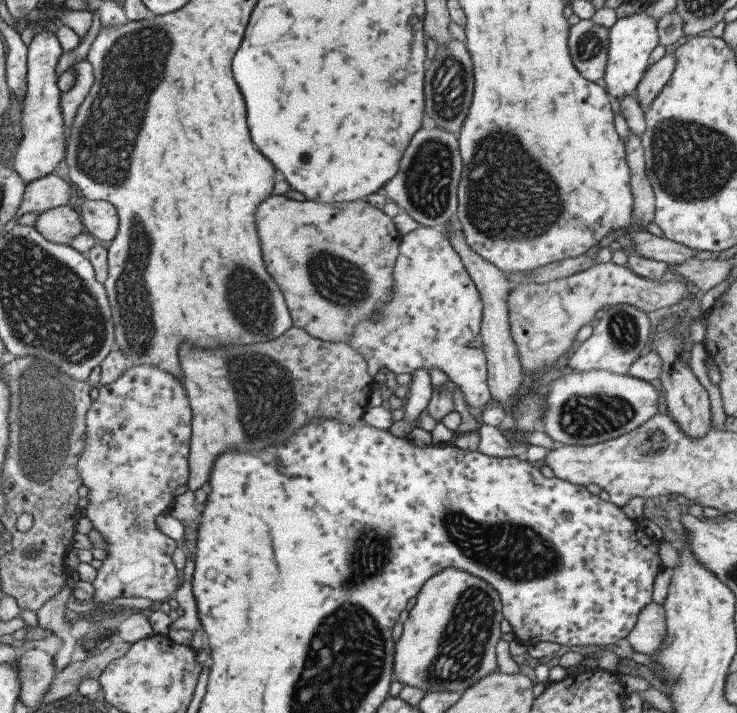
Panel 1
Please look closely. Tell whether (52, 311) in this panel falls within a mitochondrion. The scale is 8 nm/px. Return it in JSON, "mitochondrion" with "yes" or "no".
{"mitochondrion":"yes"}

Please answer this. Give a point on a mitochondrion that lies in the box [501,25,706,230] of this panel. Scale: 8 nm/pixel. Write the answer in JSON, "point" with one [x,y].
{"point":[589,45]}

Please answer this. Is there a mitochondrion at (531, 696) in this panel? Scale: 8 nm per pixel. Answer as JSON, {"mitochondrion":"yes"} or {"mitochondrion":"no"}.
{"mitochondrion":"no"}

